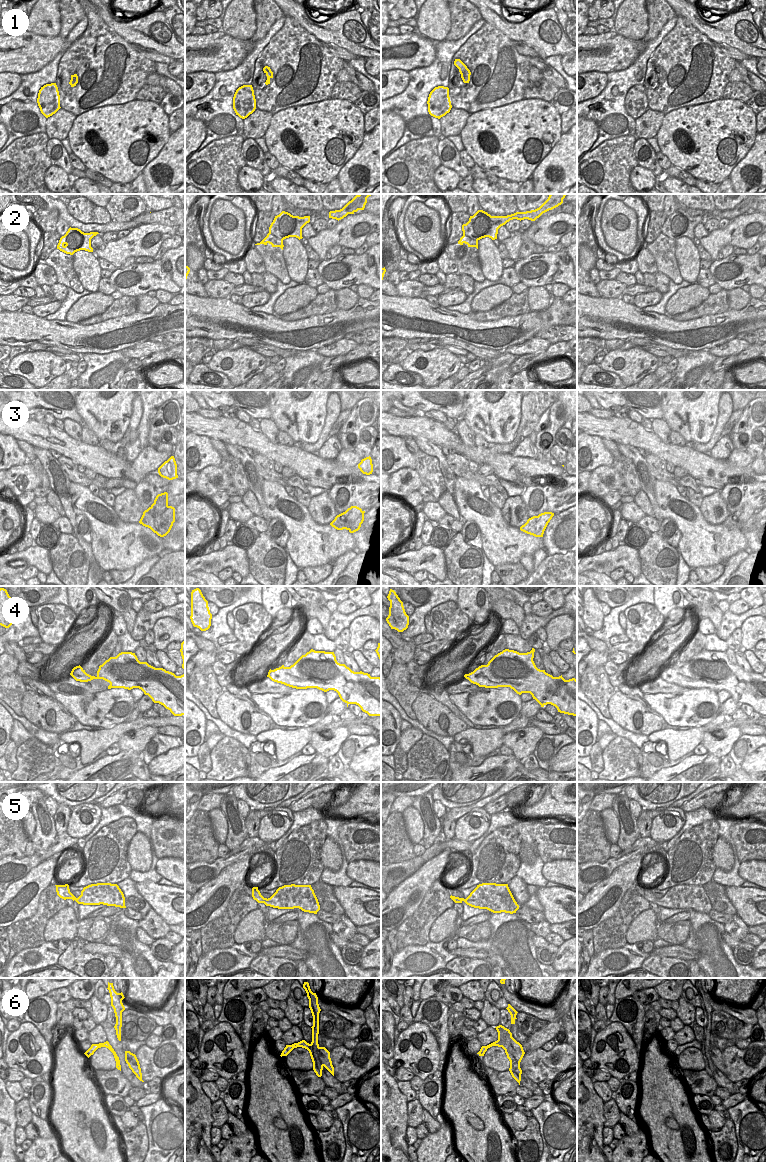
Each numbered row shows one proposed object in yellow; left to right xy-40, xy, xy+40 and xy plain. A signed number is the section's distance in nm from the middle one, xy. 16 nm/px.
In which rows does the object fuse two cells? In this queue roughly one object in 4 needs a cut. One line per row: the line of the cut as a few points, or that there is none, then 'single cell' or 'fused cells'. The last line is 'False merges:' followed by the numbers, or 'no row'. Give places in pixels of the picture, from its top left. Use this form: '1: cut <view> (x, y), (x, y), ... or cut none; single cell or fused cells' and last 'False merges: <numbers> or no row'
1: cut none; single cell
2: cut none; single cell
3: cut xy-40 (168, 506), (159, 515), (154, 515), (149, 511), (142, 522); fused cells
4: cut none; single cell
5: cut none; single cell
6: cut xy+40 (512, 1037), (509, 1052), (519, 1065); fused cells
False merges: 3, 6

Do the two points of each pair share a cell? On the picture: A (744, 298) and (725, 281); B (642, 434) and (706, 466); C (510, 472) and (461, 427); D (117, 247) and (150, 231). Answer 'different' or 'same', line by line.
A: different
B: same
C: different
D: same

